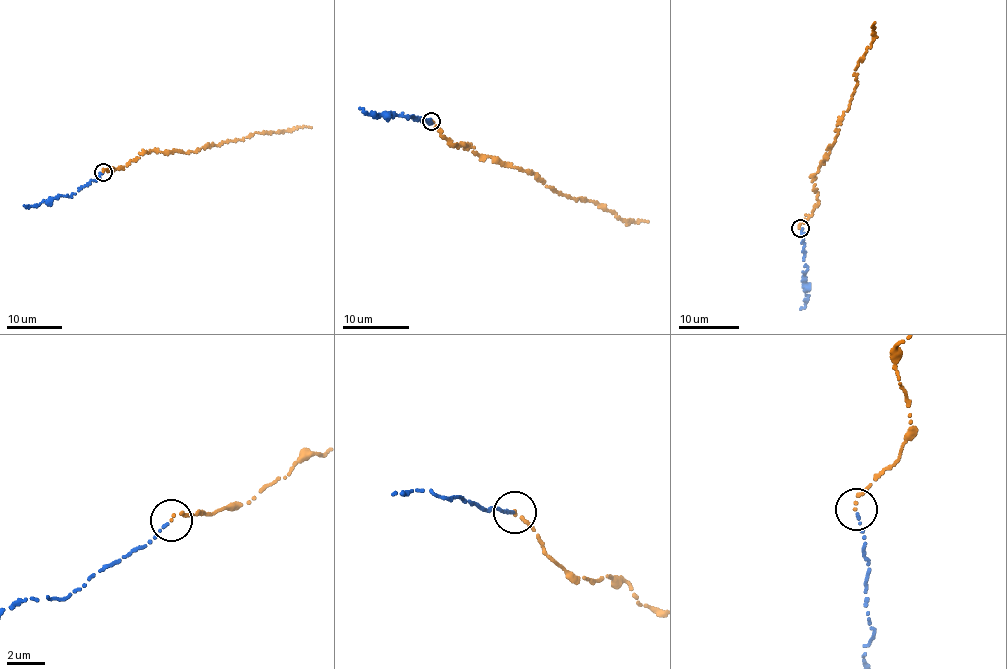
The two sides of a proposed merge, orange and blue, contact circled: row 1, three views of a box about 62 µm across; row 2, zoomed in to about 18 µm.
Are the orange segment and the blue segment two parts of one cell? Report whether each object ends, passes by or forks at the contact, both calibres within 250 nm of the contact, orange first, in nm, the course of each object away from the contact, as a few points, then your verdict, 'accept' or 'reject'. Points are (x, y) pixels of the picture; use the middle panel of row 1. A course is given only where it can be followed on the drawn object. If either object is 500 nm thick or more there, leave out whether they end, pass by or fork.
orange ends | blue ends | 130/140 nm | orange via (432, 121), (454, 144), (468, 144), (477, 154), (528, 171), (560, 194), (588, 199), (628, 222), (647, 221) | blue via (431, 122), (392, 114), (376, 116), (359, 108) | accept

